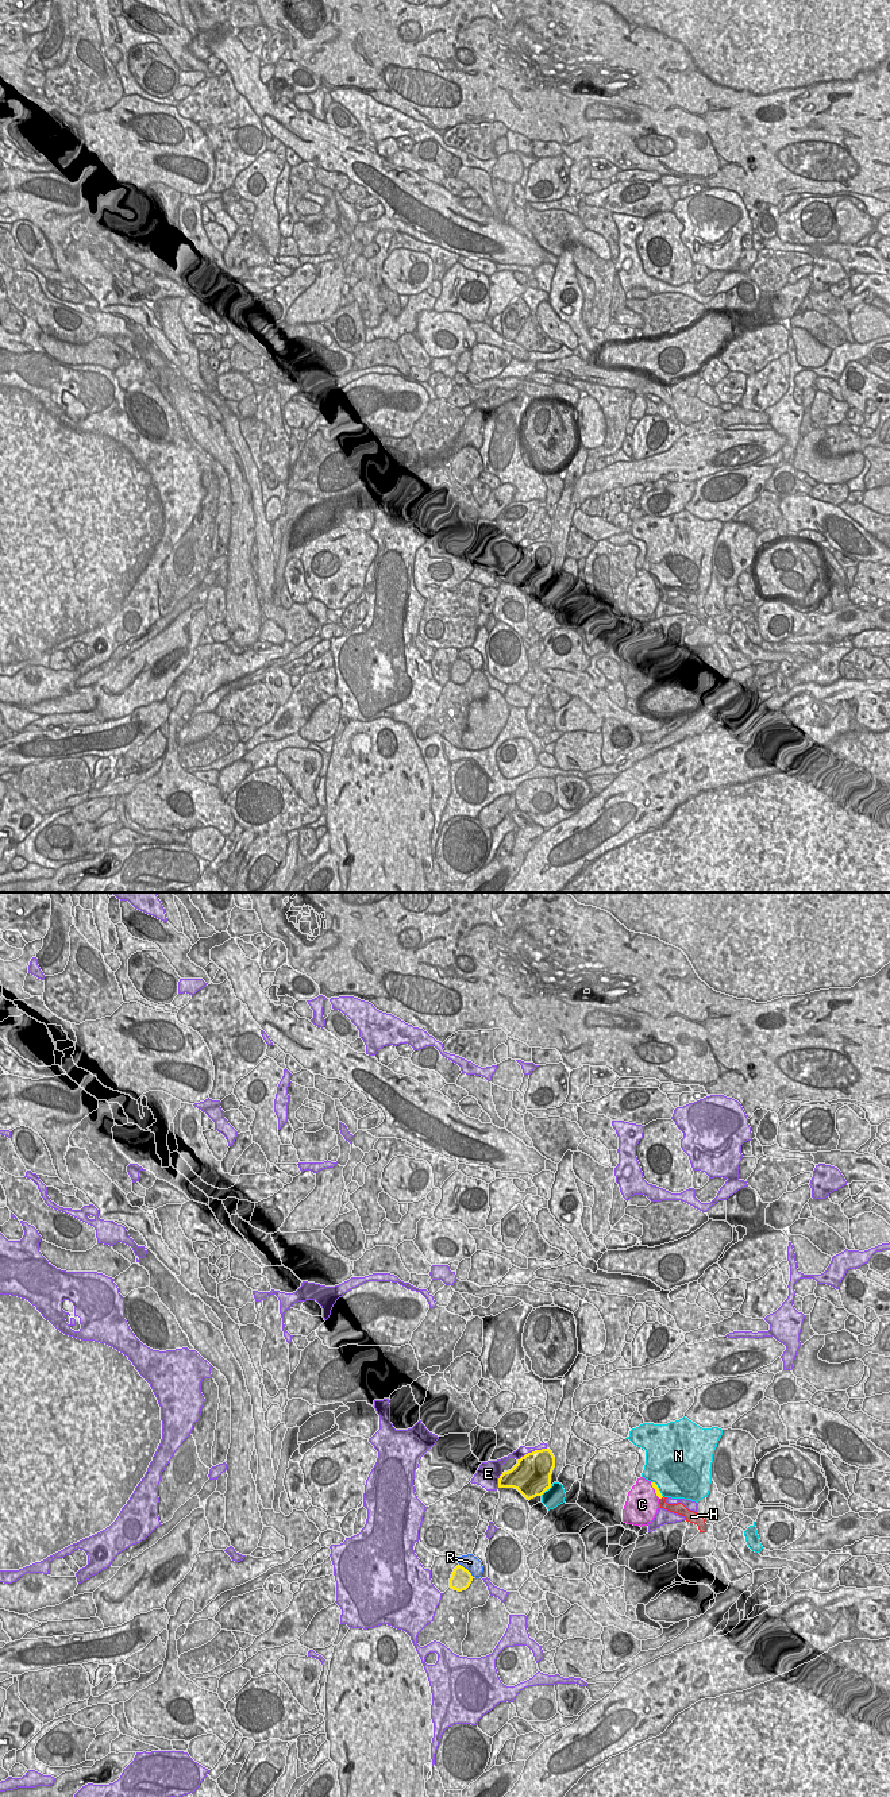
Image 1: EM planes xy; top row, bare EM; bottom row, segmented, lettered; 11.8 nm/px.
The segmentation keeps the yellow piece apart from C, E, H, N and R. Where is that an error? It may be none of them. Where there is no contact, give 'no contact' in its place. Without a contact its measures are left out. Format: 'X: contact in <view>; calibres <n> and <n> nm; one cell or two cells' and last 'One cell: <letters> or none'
C: contact in xy; calibres 60 and 400 nm; two cells
E: contact in xy; calibres 440 and 120 nm; two cells
H: contact in xy; calibres 60 and 130 nm; two cells
N: contact in xy; calibres 480 and 240 nm; two cells
R: contact in xy; calibres 260 and 190 nm; two cells
One cell: none

